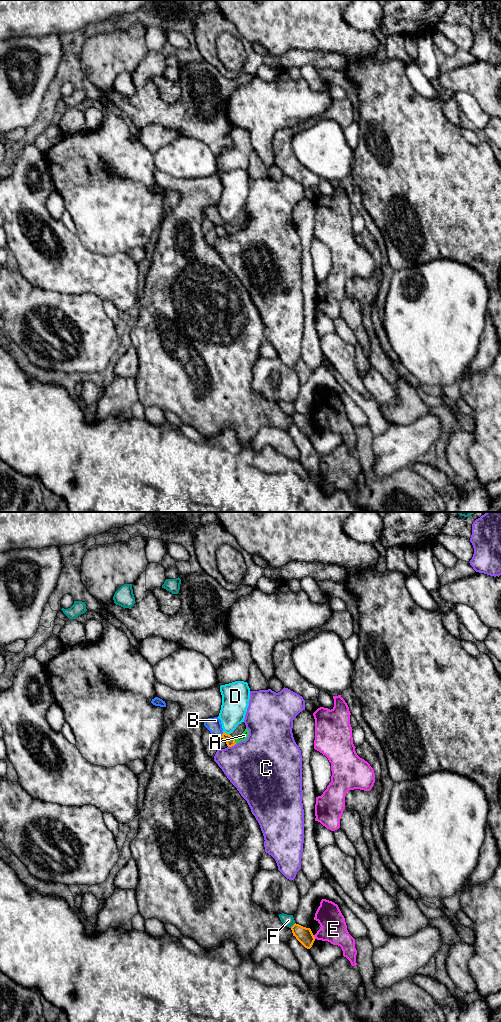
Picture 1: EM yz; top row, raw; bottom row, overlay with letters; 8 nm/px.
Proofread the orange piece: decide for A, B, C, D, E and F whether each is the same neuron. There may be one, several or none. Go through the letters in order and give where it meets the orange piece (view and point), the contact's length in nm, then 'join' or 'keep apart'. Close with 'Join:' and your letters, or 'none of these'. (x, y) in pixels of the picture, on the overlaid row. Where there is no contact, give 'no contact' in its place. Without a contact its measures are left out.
A: yz (234, 741) | 40 nm | join
B: yz (222, 734) | 50 nm | keep apart
C: yz (231, 746) | 70 nm | keep apart
D: yz (225, 733) | 70 nm | keep apart
E: yz (314, 937) | 40 nm | keep apart
F: yz (293, 925) | 60 nm | keep apart
Join: A

